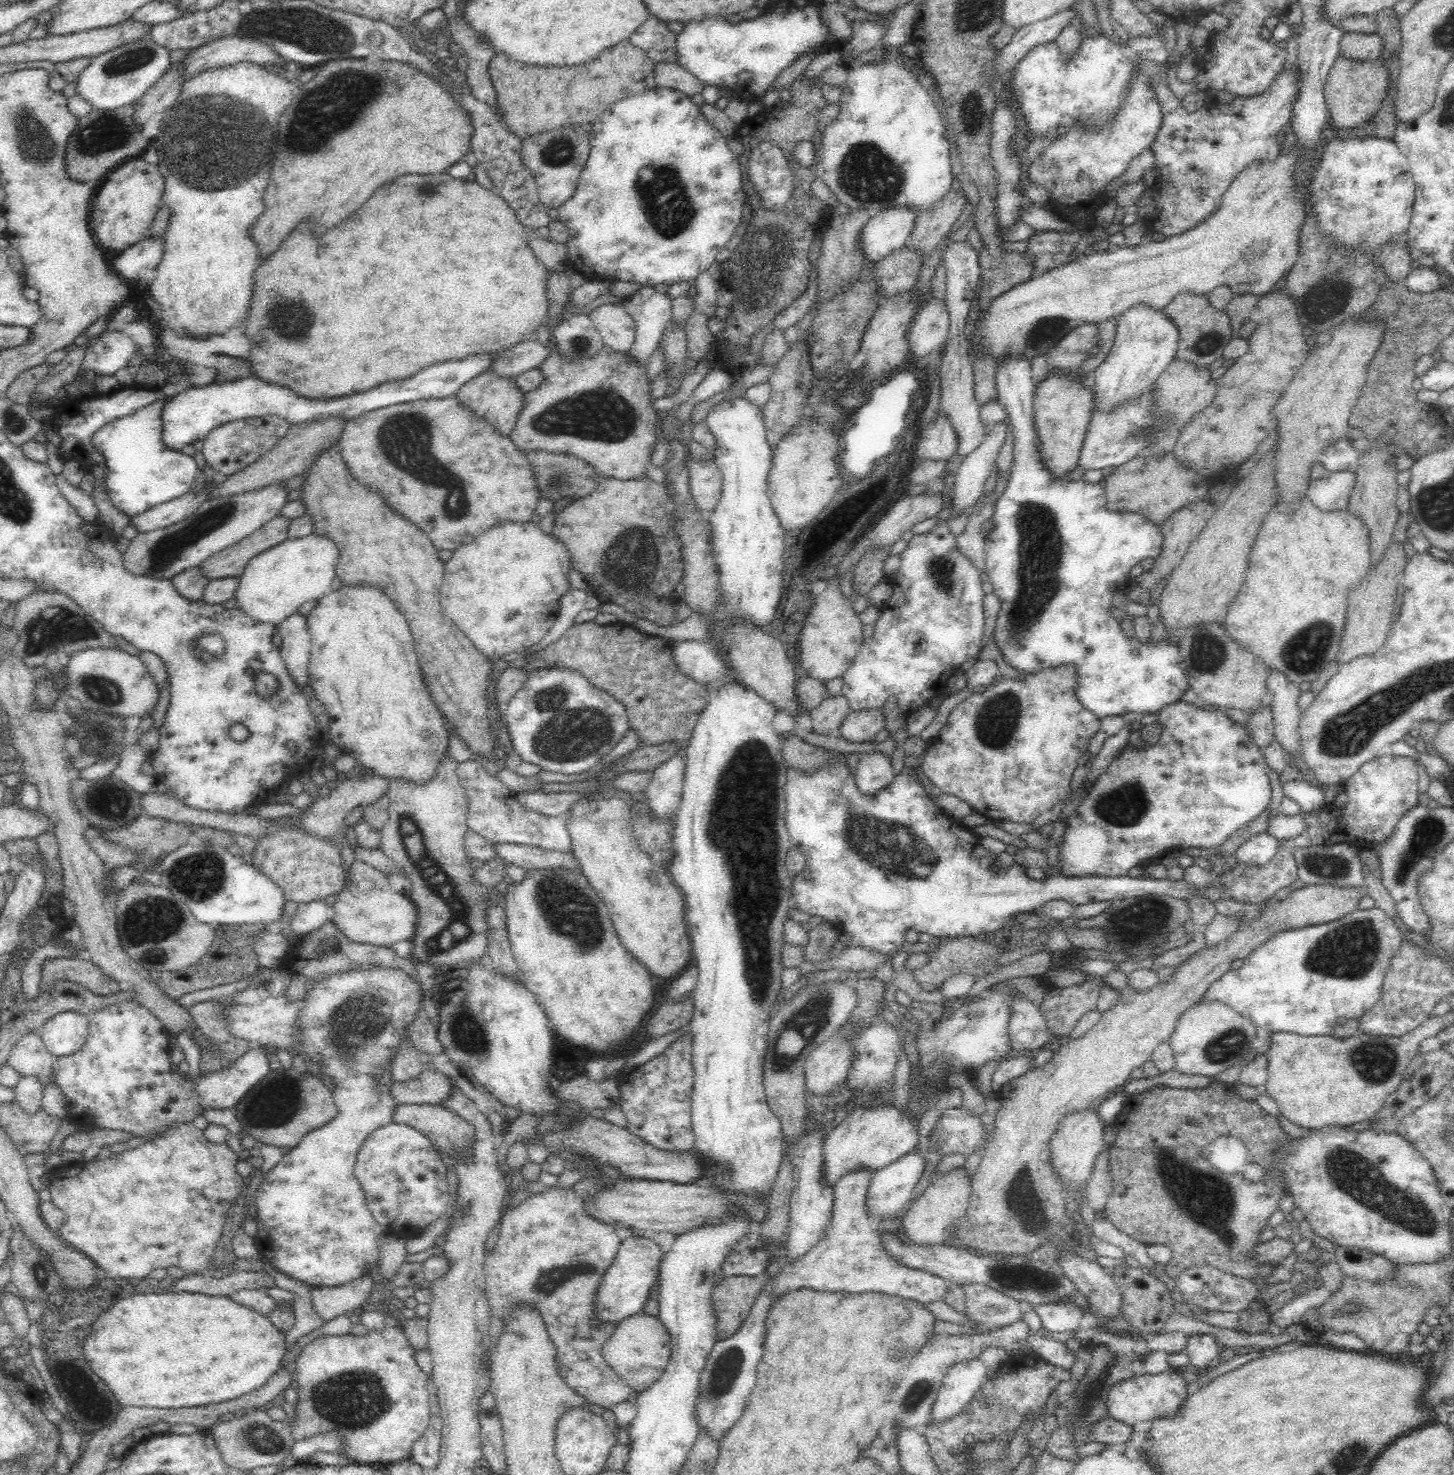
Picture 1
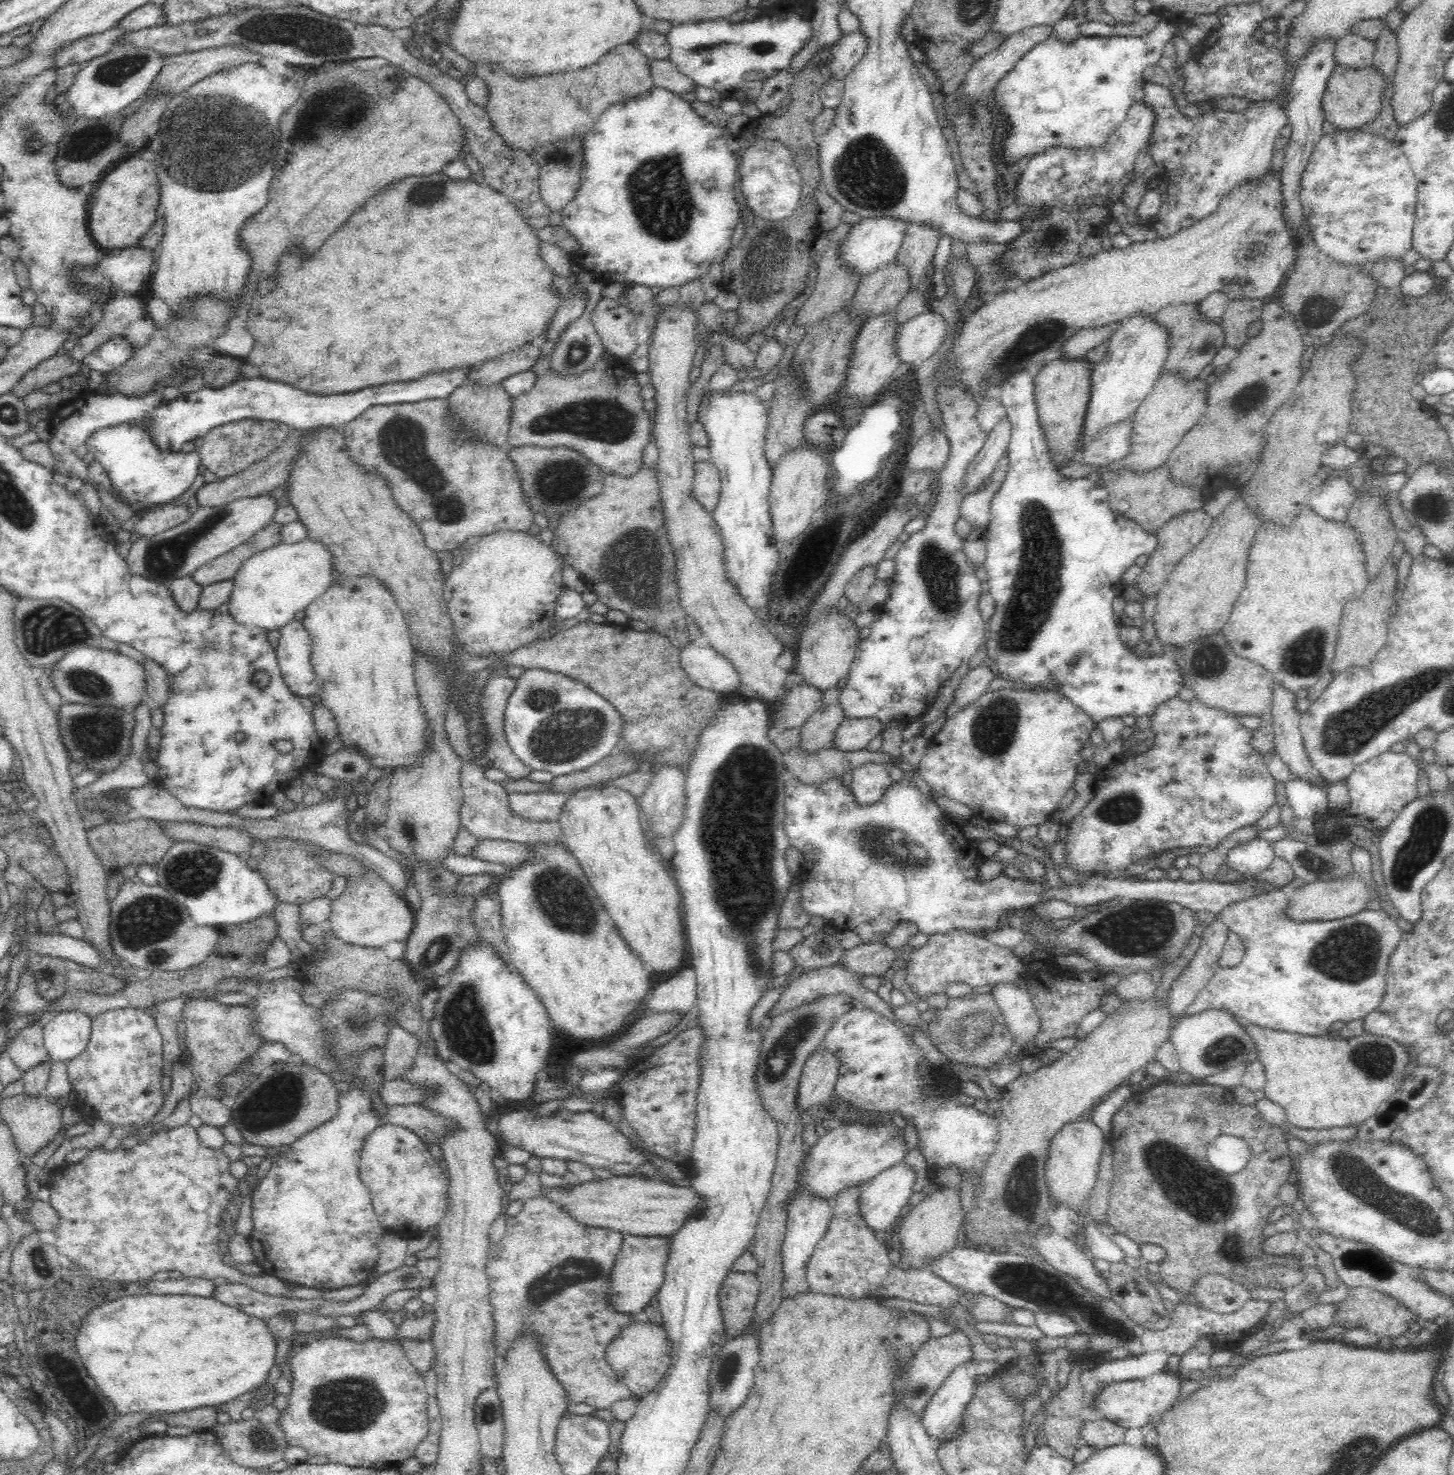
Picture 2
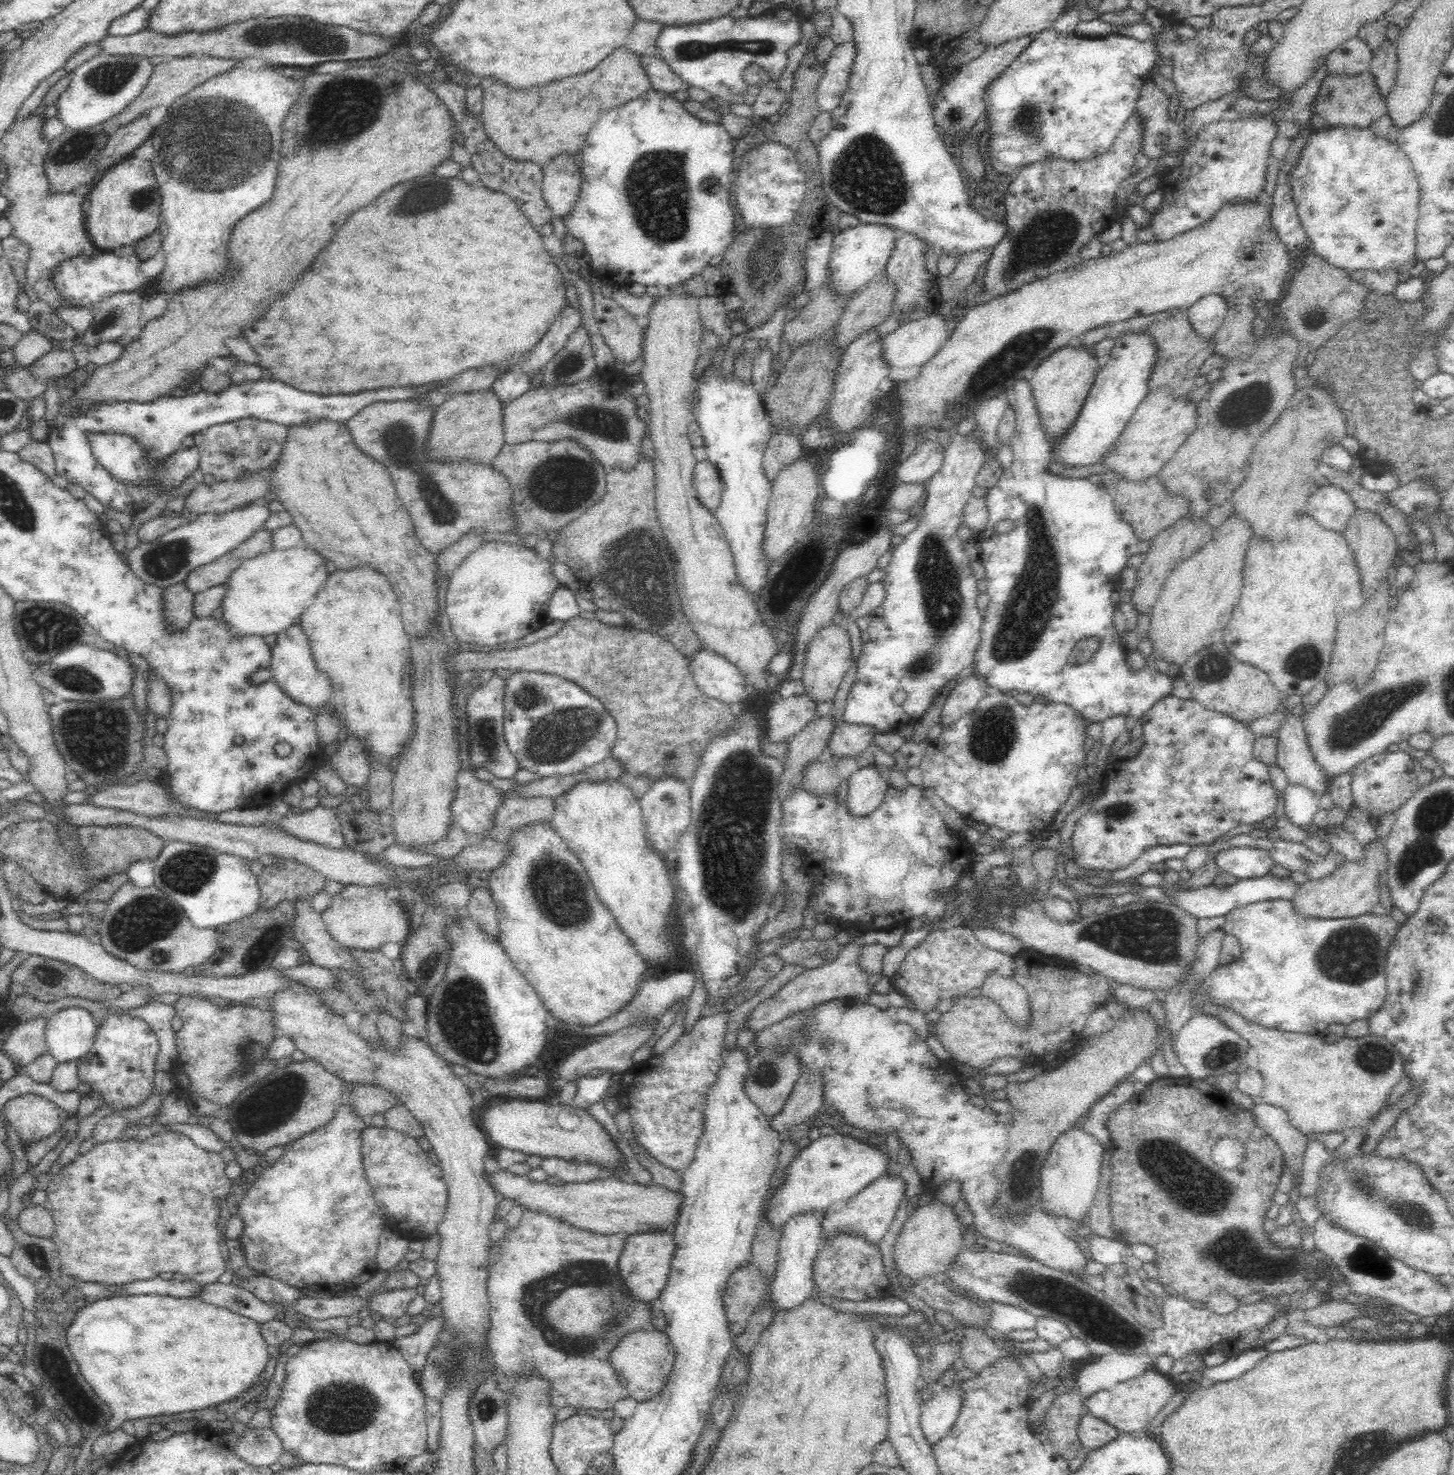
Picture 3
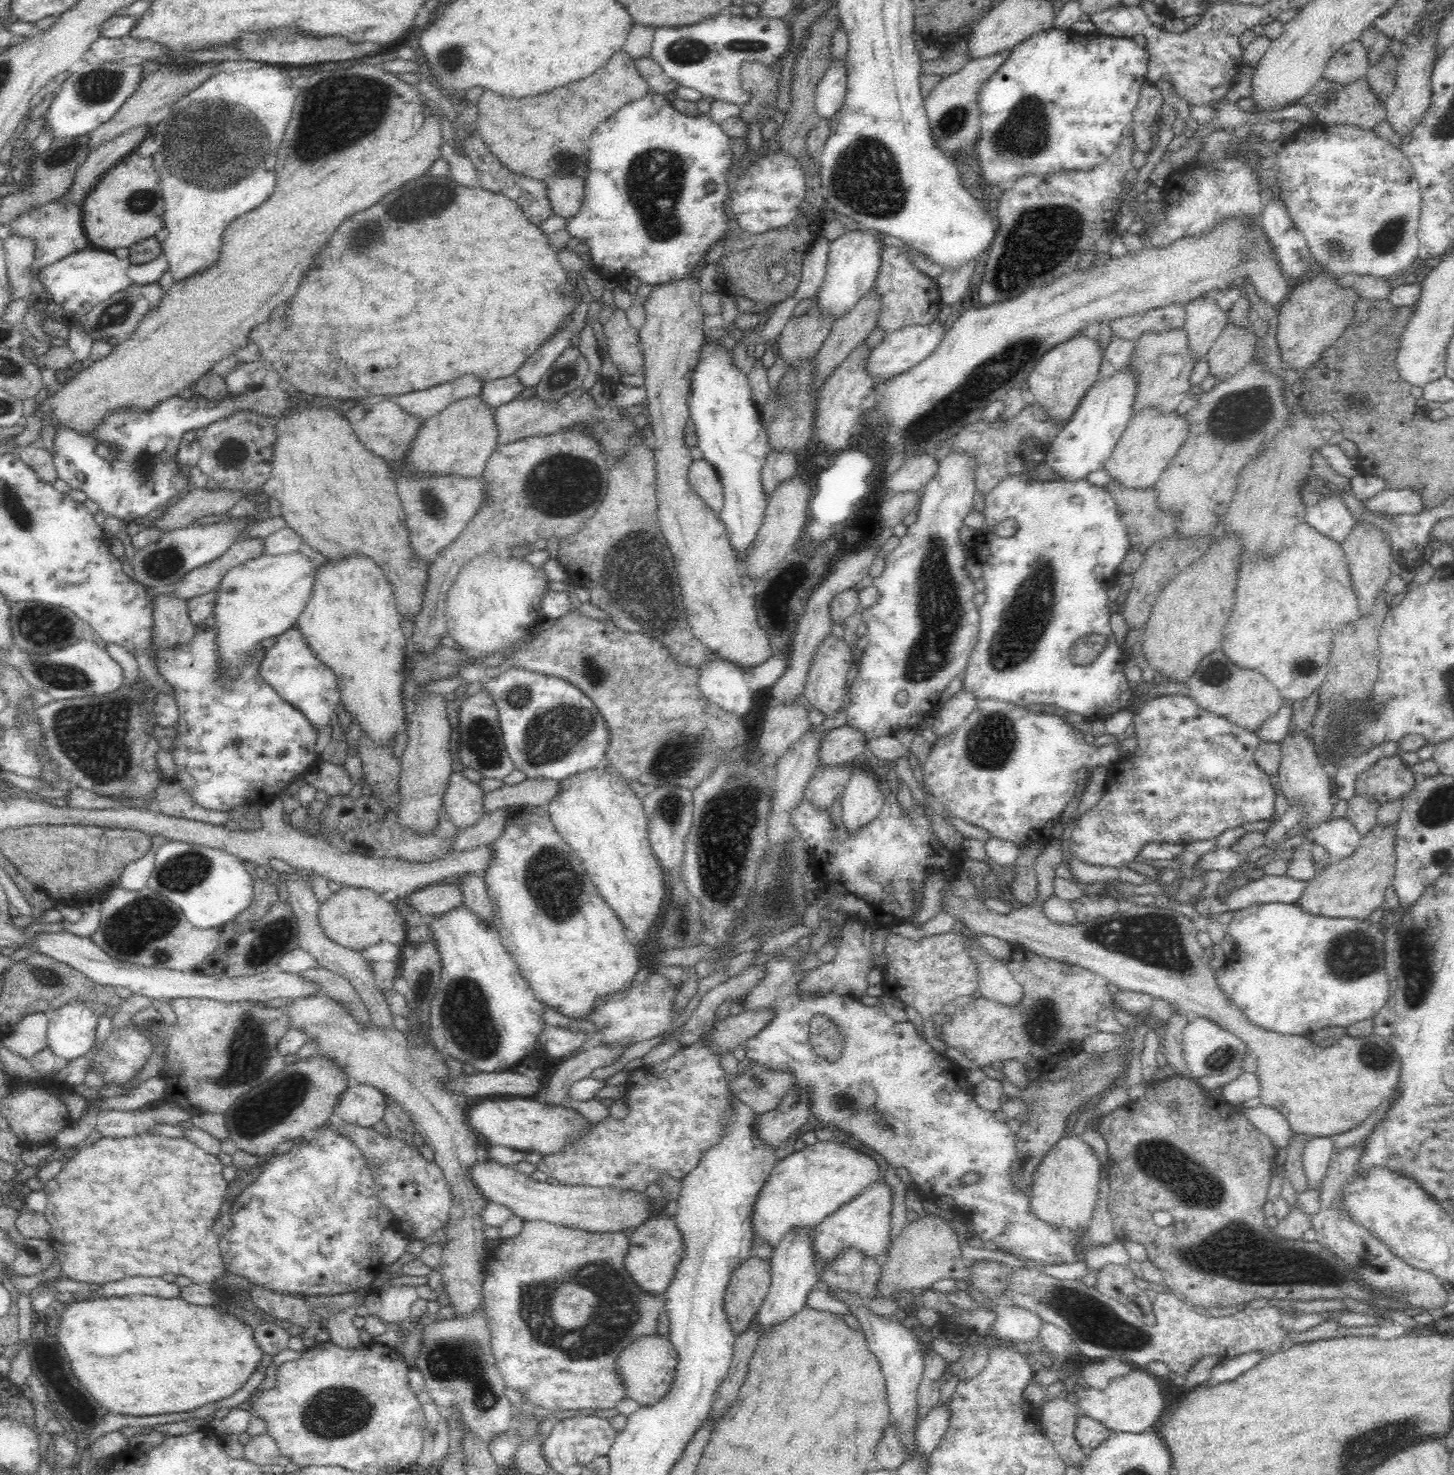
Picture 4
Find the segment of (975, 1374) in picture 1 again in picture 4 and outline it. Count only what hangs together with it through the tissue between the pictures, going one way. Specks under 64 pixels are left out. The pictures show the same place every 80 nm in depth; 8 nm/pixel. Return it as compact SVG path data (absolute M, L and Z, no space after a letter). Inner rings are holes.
M938 1400L936 1406L917 1424L915 1444L925 1456L930 1456L932 1450L940 1444L940 1440L948 1428L949 1408L949 1403L942 1403Z

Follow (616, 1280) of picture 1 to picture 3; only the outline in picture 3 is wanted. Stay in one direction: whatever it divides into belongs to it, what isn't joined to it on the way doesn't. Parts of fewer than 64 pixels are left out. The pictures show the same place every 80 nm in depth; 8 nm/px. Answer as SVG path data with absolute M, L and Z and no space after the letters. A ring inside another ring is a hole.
M674 1229L642 1232L642 1234L627 1235L625 1248L619 1259L618 1273L623 1284L633 1300L650 1304L659 1299L669 1278L669 1268L675 1254Z

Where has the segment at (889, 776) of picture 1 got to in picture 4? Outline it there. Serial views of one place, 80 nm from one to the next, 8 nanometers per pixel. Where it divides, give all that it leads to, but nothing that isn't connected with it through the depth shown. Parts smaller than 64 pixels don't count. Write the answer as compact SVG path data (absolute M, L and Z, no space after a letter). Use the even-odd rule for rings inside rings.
M865 766L853 772L841 795L845 830L856 832L877 818L886 798L882 786L879 778Z

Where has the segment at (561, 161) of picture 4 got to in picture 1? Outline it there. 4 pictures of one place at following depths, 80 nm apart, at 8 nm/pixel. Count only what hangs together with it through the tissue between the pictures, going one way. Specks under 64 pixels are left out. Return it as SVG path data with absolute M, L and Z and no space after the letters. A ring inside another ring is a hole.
M622 40L604 50L596 59L576 64L572 68L570 66L562 66L562 68L560 66L530 66L512 61L510 57L500 54L494 56L488 65L490 78L496 91L497 109L495 112L503 114L503 125L521 140L524 140L524 136L532 136L538 132L569 125L572 118L576 122L584 122L584 120L594 122L596 116L600 116L608 106L614 104L614 101L654 88L656 86L654 67L655 62L629 40Z

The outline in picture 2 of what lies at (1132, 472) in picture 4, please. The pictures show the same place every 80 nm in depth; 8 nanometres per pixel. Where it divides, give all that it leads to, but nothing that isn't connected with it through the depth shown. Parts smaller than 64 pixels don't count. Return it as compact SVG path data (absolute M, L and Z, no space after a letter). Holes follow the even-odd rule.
M1164 372L1154 383L1152 390L1133 414L1130 452L1119 461L1111 462L1107 470L1129 468L1134 472L1148 472L1167 462L1172 450L1180 444L1184 434L1196 426L1206 412L1208 391L1205 381L1194 378L1187 380L1179 372Z

